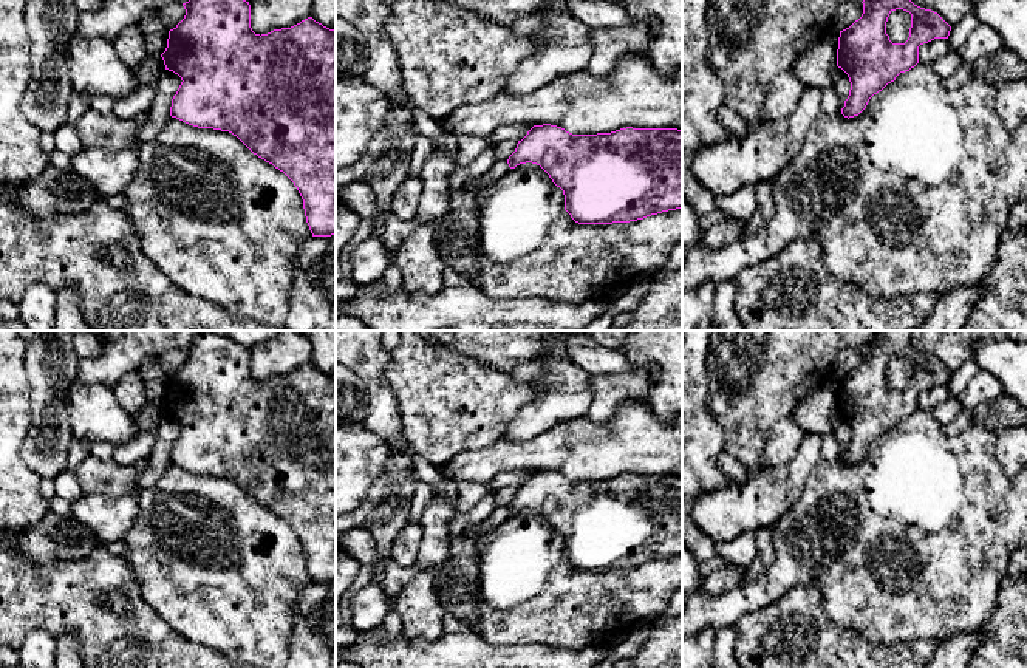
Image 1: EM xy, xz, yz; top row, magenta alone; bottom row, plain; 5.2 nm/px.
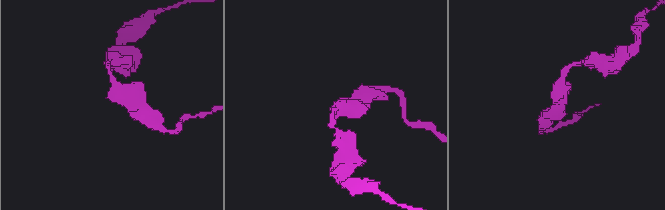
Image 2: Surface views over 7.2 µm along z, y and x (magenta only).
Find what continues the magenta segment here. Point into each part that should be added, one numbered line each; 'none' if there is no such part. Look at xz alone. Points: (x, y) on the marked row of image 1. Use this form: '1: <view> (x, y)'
none

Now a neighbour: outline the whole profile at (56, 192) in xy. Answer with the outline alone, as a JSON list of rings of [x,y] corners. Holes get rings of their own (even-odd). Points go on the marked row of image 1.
[[[53,165],[12,196],[17,207],[42,218],[80,213],[96,201],[99,201],[99,196],[90,182],[73,169],[60,170]]]

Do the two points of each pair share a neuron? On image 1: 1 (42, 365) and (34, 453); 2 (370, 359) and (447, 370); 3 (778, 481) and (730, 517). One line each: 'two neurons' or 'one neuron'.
1: one neuron
2: two neurons
3: one neuron

